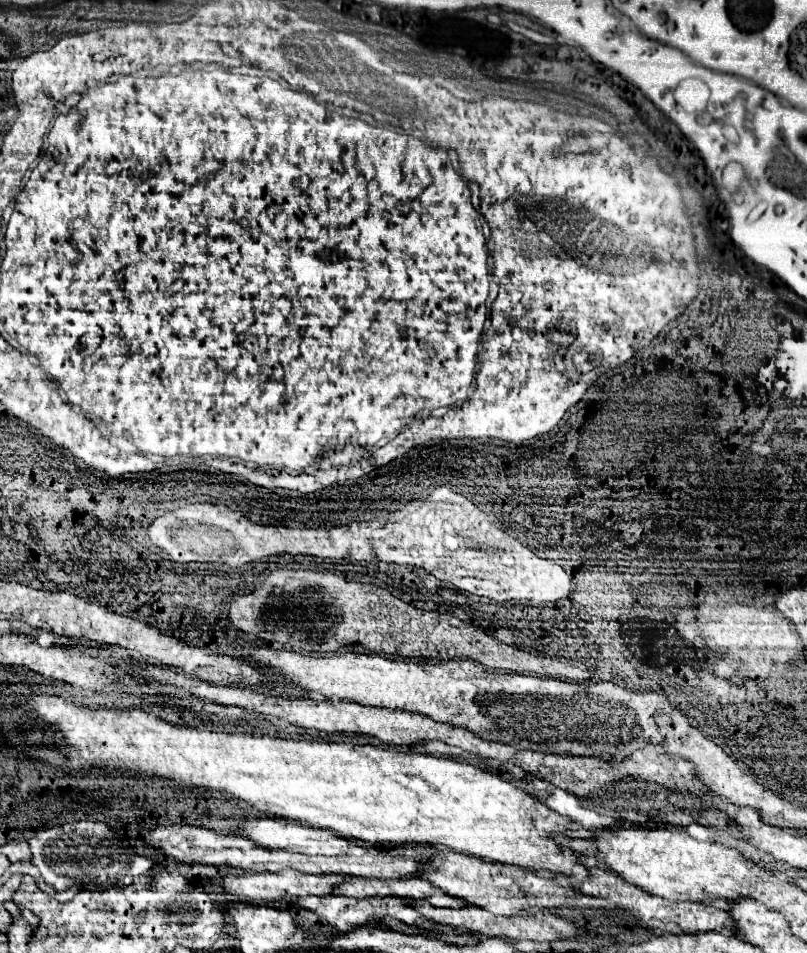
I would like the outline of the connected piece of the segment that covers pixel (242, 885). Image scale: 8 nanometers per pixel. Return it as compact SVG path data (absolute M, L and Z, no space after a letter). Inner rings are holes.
M282 870L282 872L256 872L256 874L226 874L222 878L222 890L234 896L240 896L248 904L266 904L272 906L274 902L288 898L288 896L326 896L332 894L332 888L340 884L344 876L336 874L302 874L298 870Z

